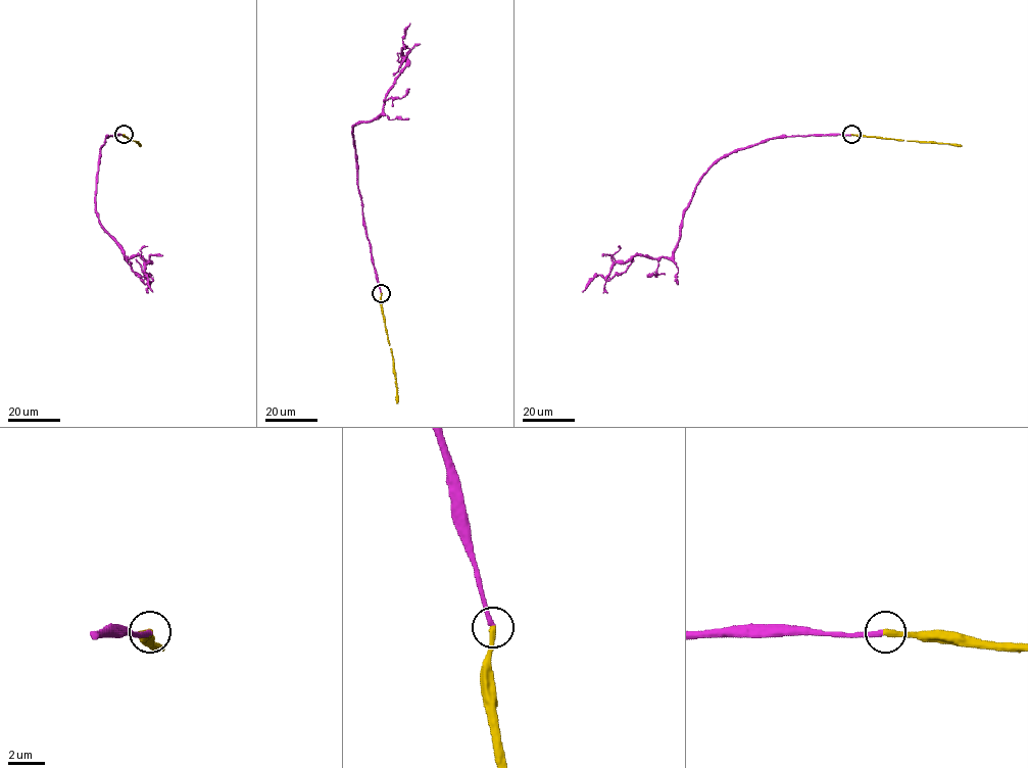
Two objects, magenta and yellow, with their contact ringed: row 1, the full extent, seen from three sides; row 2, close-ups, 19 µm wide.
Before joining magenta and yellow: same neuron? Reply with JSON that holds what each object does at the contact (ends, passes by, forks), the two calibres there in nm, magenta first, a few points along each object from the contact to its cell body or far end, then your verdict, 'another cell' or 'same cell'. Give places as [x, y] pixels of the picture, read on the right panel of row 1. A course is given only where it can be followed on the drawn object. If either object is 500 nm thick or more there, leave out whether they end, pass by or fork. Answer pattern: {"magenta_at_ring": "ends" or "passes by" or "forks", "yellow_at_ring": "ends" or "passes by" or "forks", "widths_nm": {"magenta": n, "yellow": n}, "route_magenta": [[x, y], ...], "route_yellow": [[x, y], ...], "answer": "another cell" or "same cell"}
{"magenta_at_ring": "ends", "yellow_at_ring": "ends", "widths_nm": {"magenta": 280, "yellow": 320}, "route_magenta": [[851, 135], [781, 136], [725, 153], [696, 186], [673, 255], [634, 255], [617, 261], [606, 281], [633, 258]], "route_yellow": [[851, 135], [962, 146]], "answer": "same cell"}

